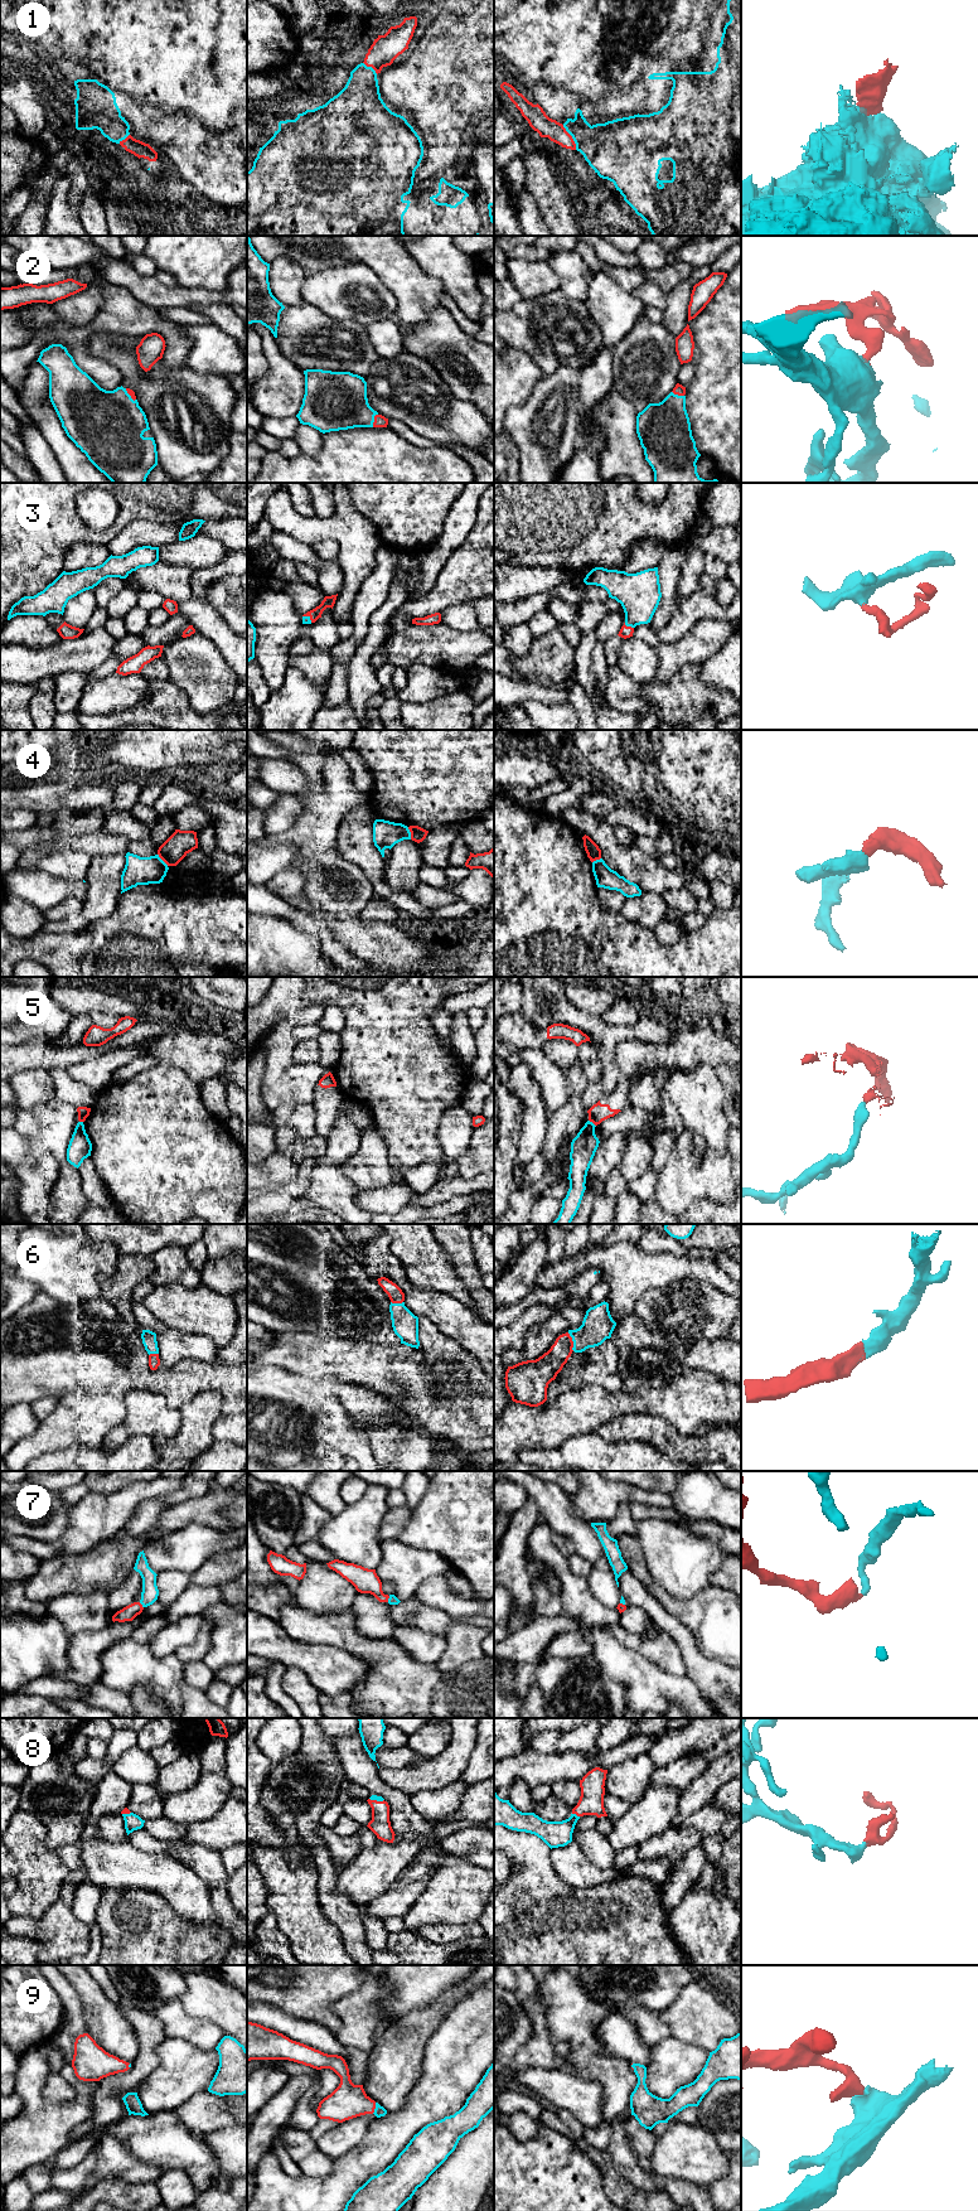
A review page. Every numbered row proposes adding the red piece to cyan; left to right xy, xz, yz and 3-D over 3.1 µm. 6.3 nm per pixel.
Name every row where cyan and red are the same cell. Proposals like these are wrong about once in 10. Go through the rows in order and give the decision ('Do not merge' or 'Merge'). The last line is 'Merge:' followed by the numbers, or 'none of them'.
1: Merge
2: Merge
3: Merge
4: Do not merge
5: Do not merge
6: Merge
7: Merge
8: Merge
9: Merge
Merge: 1, 2, 3, 6, 7, 8, 9

